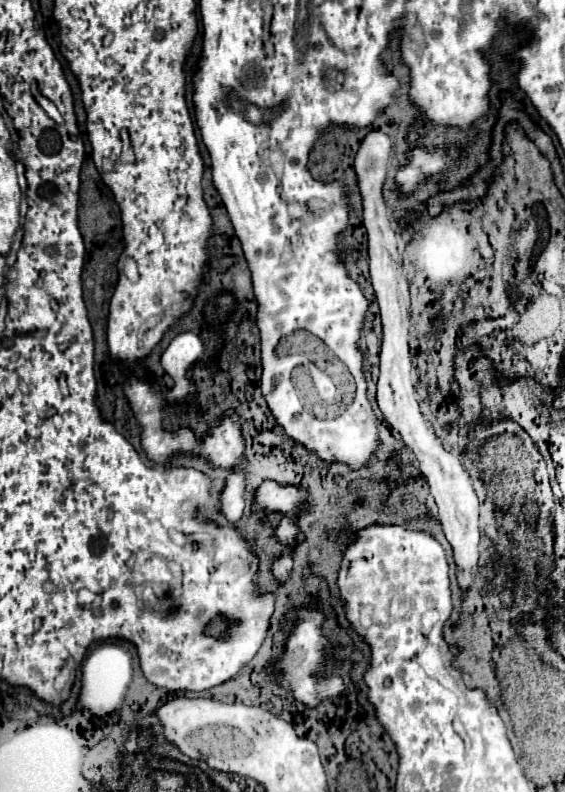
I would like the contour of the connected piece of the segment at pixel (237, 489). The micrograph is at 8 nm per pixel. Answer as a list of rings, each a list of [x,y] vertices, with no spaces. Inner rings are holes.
[[[231,473],[227,479],[227,487],[221,493],[223,513],[231,523],[237,523],[245,509],[245,477],[243,473]]]

